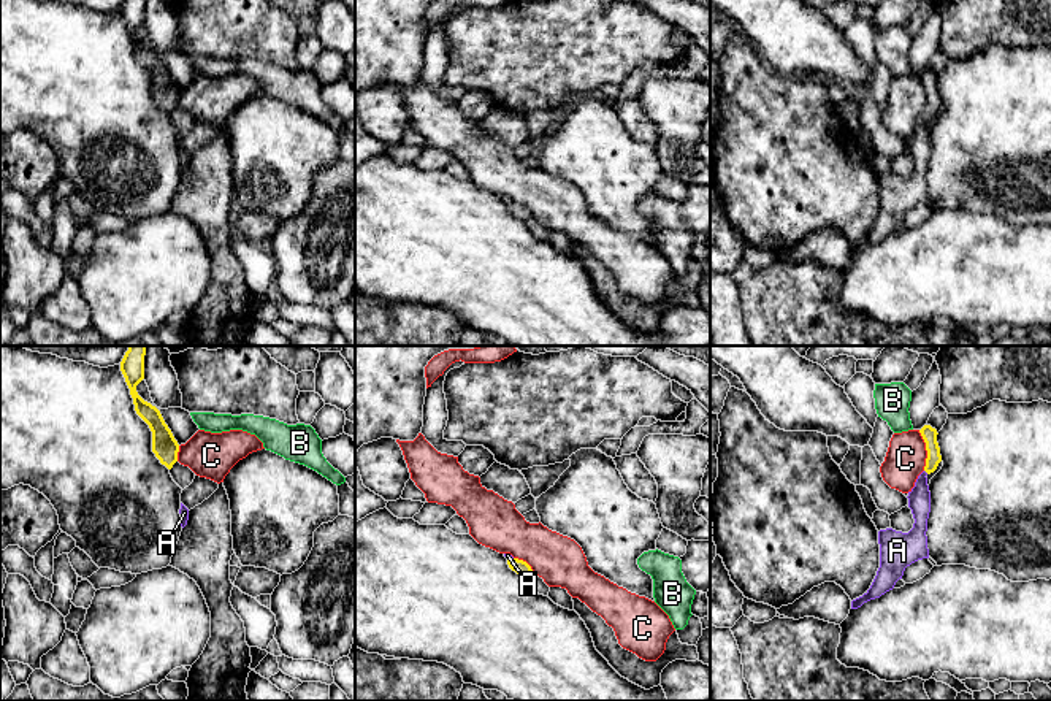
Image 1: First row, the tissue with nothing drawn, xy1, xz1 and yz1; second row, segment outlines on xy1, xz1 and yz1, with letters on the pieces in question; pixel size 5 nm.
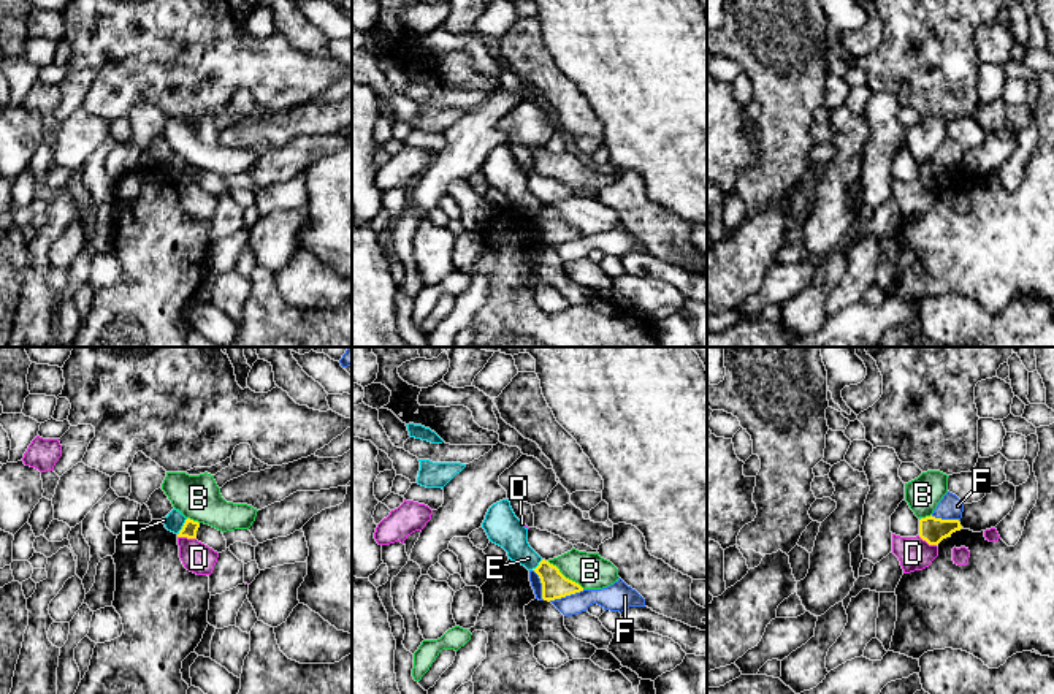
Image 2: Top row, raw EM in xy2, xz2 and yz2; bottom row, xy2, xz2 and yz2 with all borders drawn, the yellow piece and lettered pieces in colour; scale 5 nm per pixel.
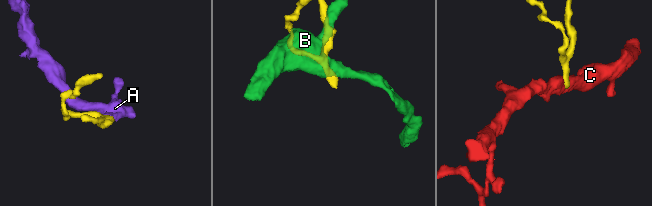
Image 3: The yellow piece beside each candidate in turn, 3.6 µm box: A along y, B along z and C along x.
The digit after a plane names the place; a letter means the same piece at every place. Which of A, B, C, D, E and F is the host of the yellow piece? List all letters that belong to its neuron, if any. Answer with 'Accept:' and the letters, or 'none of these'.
Accept: A

